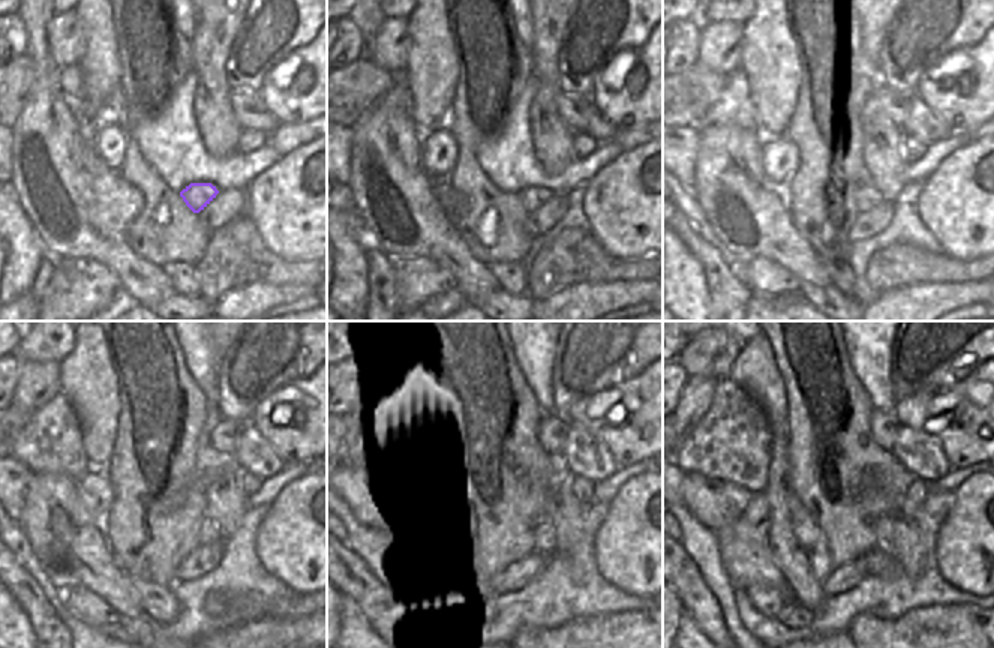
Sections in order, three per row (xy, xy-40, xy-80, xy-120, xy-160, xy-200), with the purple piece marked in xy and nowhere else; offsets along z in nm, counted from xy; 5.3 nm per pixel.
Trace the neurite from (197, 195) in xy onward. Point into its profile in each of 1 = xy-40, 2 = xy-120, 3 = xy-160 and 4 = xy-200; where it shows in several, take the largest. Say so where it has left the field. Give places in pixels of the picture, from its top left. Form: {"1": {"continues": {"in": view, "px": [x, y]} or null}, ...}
{"1": {"continues": {"in": "xy-40", "px": [534, 197]}}, "2": {"continues": {"in": "xy-120", "px": [207, 533]}}, "3": {"continues": {"in": "xy-160", "px": [543, 534]}}, "4": {"continues": {"in": "xy-200", "px": [883, 530]}}}

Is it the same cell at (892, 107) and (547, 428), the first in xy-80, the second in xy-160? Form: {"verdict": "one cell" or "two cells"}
{"verdict": "one cell"}

